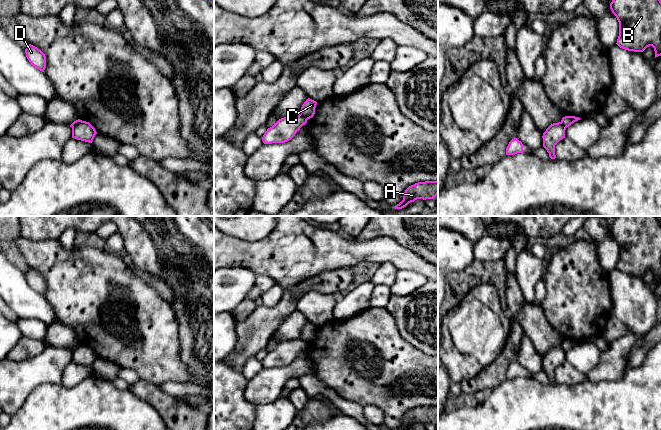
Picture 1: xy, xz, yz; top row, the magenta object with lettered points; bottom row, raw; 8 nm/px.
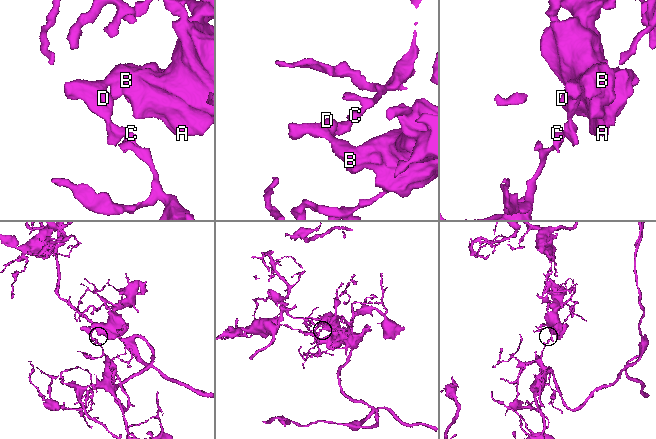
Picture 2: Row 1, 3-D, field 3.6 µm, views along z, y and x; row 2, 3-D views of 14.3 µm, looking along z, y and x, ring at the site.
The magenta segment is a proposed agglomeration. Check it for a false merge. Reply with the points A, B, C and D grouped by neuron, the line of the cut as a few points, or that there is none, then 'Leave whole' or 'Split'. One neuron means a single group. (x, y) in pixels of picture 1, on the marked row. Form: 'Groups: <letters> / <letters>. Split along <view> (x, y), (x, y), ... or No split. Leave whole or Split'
Groups: A B D / C. Split along xz (299, 114), (307, 119). Split

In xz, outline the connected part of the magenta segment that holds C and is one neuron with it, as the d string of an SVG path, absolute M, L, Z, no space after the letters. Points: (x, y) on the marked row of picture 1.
M308 98L301 107L300 115L305 117L307 120L312 118L315 114L317 102Z

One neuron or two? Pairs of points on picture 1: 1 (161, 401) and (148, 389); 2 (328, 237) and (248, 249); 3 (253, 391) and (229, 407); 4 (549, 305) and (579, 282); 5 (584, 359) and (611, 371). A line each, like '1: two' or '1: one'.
1: one
2: one
3: two
4: one
5: two

